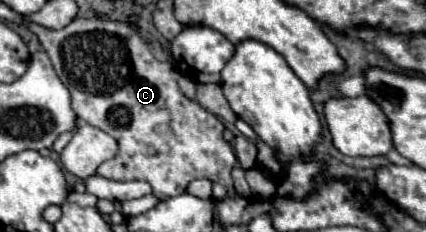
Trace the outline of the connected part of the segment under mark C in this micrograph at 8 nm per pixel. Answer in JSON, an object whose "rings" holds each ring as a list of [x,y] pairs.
{"rings":[[[74,19],[70,25],[66,25],[64,29],[58,29],[58,31],[52,31],[52,29],[46,29],[46,27],[34,25],[34,23],[24,23],[24,25],[26,25],[30,31],[34,31],[34,33],[38,35],[38,39],[40,39],[44,51],[48,53],[48,57],[50,57],[50,61],[52,61],[52,65],[54,65],[54,71],[56,71],[58,79],[66,85],[66,89],[70,89],[72,109],[74,109],[76,117],[82,119],[82,121],[86,121],[86,123],[90,123],[90,125],[94,125],[94,127],[98,127],[98,129],[102,129],[104,133],[110,133],[110,135],[118,141],[118,145],[120,145],[118,155],[116,155],[114,159],[102,163],[102,165],[98,167],[96,175],[106,177],[106,179],[112,179],[112,181],[132,181],[132,179],[148,181],[148,183],[152,185],[152,191],[154,191],[154,195],[156,195],[158,199],[166,199],[166,197],[182,195],[182,193],[186,193],[186,187],[188,187],[190,181],[194,181],[194,179],[202,179],[202,177],[212,179],[212,181],[216,181],[216,183],[222,183],[222,185],[230,191],[228,195],[236,195],[236,191],[234,191],[234,187],[232,187],[232,179],[230,179],[230,171],[232,171],[232,167],[236,165],[236,155],[234,155],[232,147],[230,147],[230,145],[224,141],[224,137],[222,137],[222,131],[224,131],[222,121],[220,121],[214,113],[206,111],[206,109],[200,107],[196,101],[190,101],[188,97],[184,97],[184,95],[180,93],[180,89],[178,89],[178,77],[180,77],[180,71],[178,71],[176,63],[154,59],[154,55],[152,55],[148,43],[146,43],[146,41],[144,41],[144,39],[142,39],[142,37],[140,37],[140,35],[128,25],[128,23],[120,23],[120,21],[102,21],[102,19]]]}

